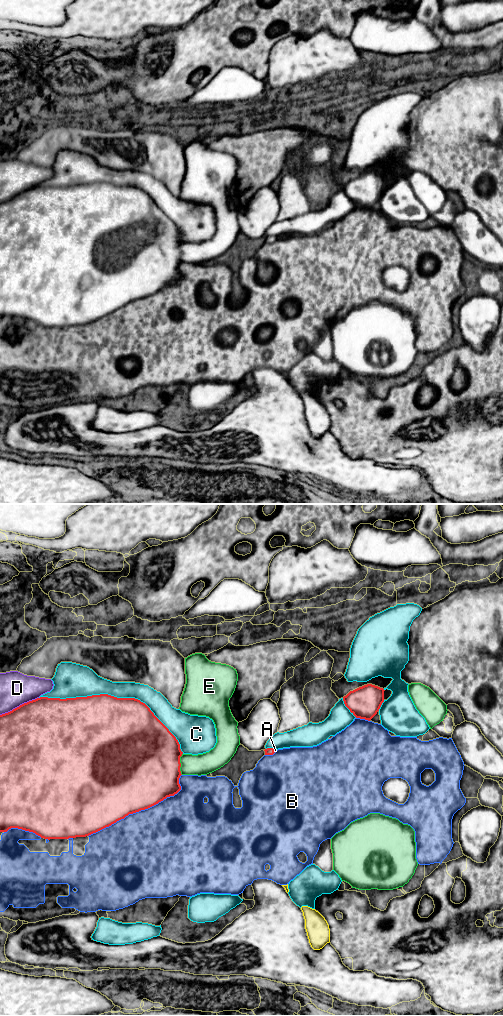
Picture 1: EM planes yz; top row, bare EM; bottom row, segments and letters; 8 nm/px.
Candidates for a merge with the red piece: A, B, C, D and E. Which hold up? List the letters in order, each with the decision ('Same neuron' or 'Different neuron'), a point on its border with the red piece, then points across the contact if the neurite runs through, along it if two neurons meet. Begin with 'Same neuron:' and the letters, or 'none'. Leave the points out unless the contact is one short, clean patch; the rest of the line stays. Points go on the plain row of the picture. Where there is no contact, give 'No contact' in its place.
Same neuron: A
A: Same neuron. Touches red at yz (273, 238). Path across: yz (269, 239), (273, 238), (275, 238)
B: Different neuron. Touches red at yz (141, 297)
C: Different neuron. Touches red at yz (116, 185)
D: Different neuron. Touches red at yz (20, 193)
E: Different neuron. Touches red at yz (180, 252)

